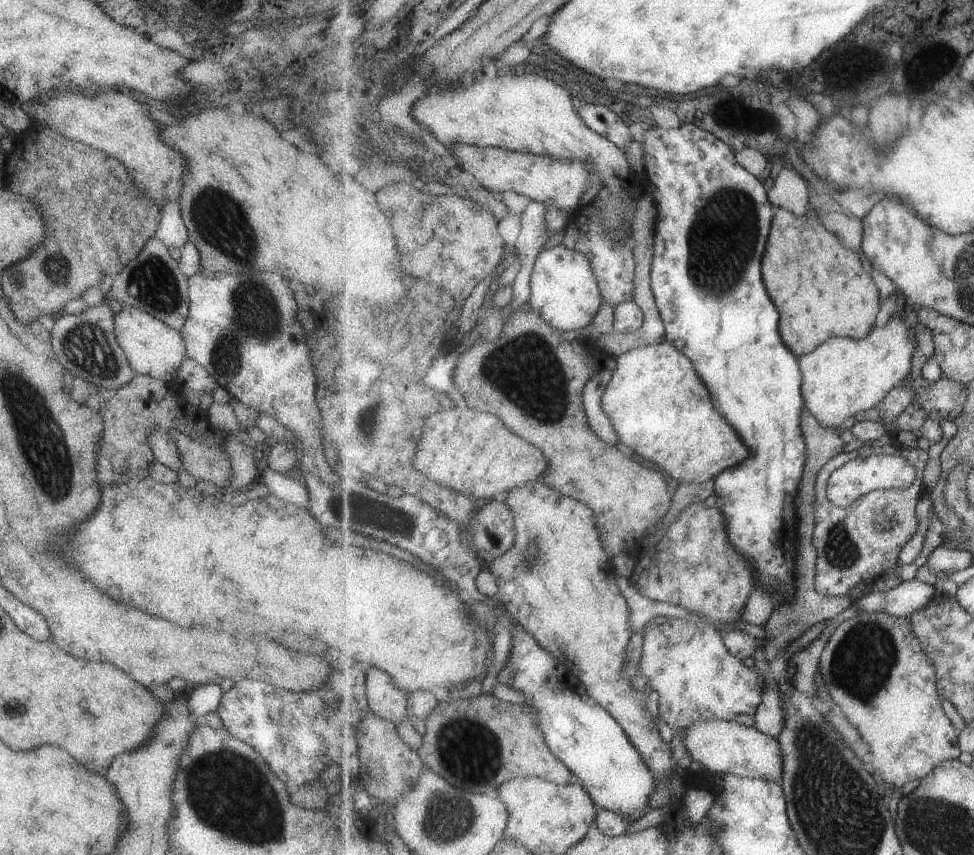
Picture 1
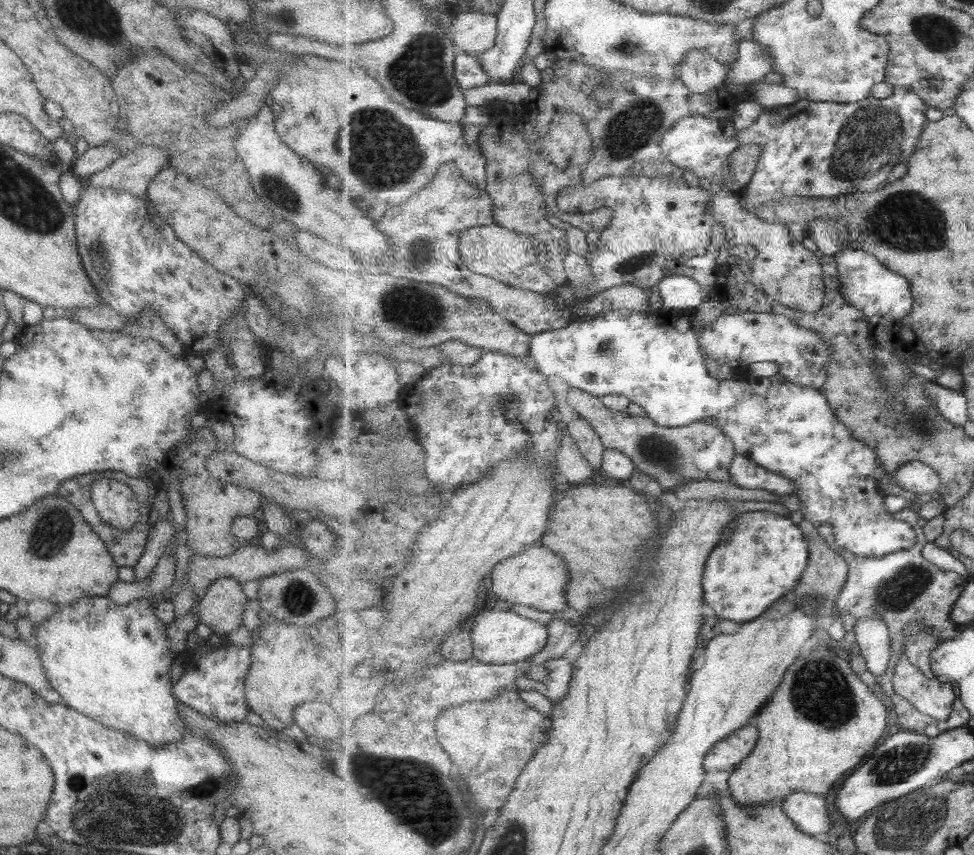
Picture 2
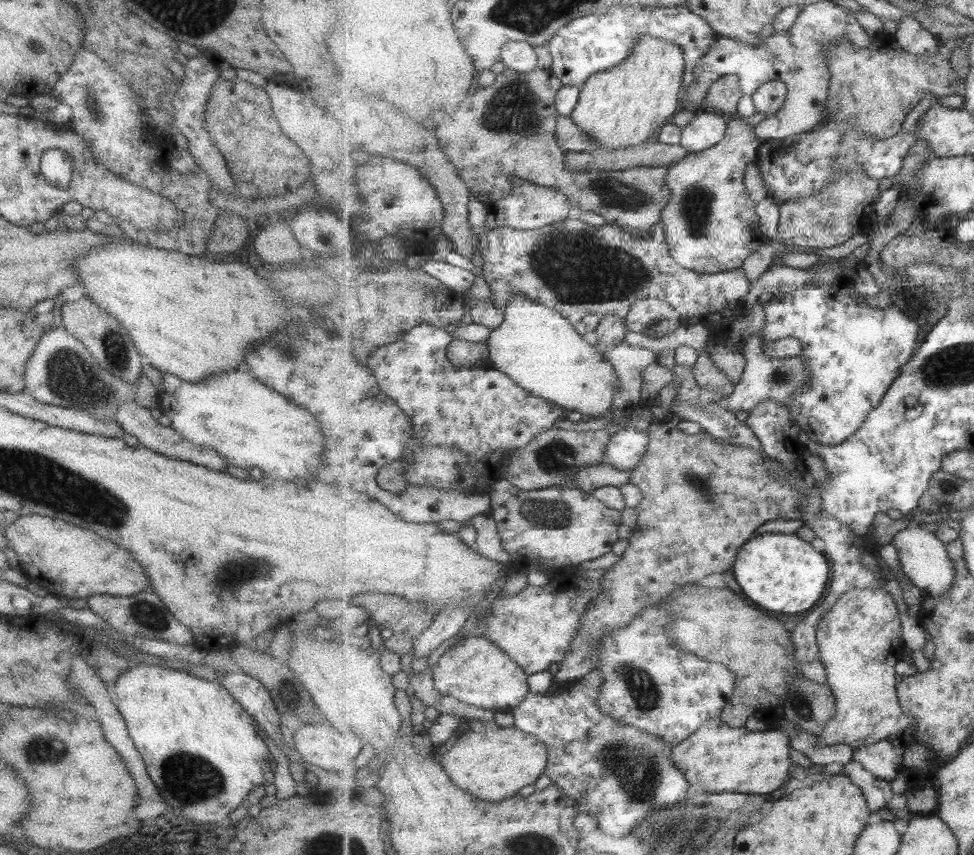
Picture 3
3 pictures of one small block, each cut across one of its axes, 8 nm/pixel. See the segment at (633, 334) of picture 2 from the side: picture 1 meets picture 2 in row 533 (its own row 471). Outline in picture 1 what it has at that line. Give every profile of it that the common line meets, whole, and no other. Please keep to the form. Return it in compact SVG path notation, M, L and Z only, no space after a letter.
M887 454L871 455L867 458L856 457L833 471L829 479L829 498L837 506L849 508L866 494L877 489L904 489L909 488L916 481L916 466L901 456Z

